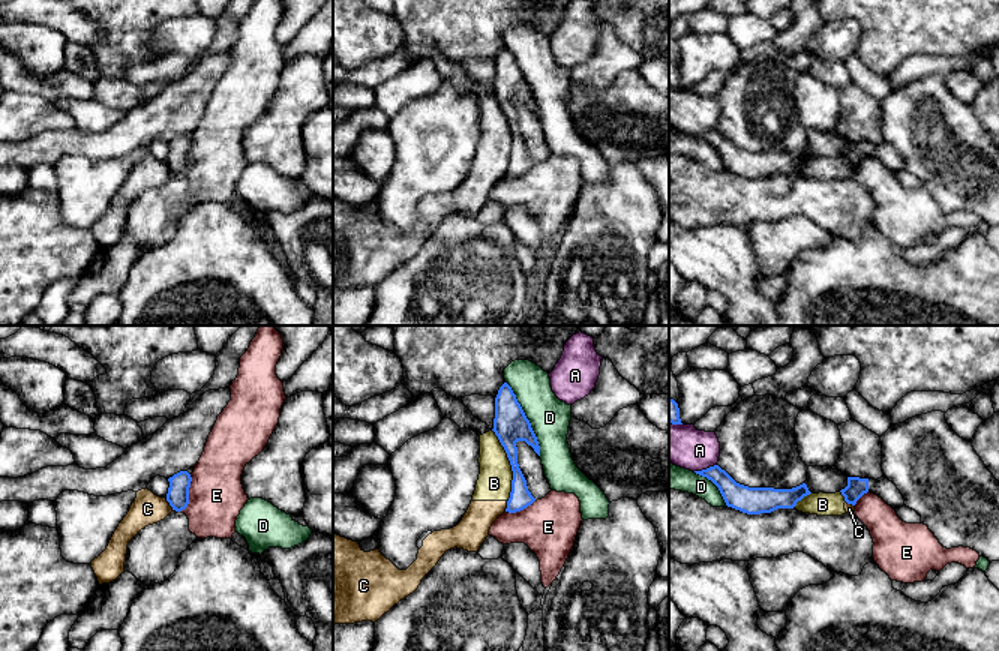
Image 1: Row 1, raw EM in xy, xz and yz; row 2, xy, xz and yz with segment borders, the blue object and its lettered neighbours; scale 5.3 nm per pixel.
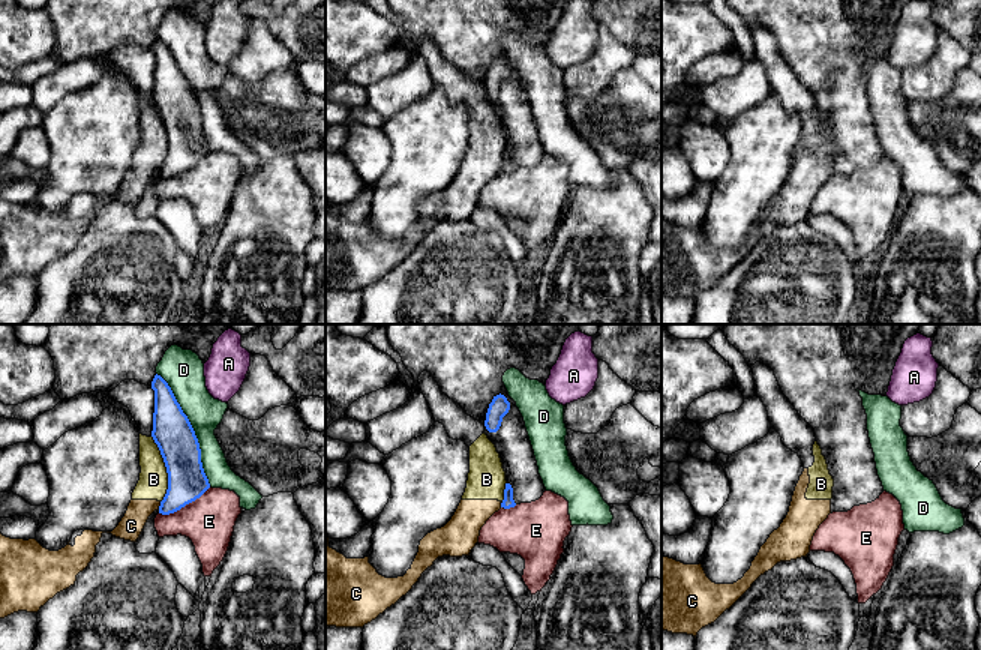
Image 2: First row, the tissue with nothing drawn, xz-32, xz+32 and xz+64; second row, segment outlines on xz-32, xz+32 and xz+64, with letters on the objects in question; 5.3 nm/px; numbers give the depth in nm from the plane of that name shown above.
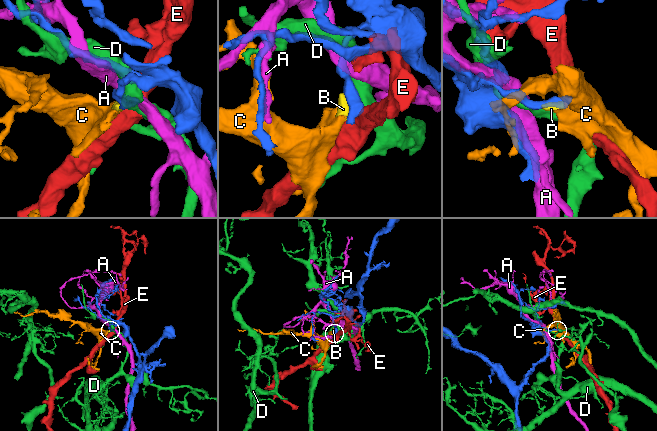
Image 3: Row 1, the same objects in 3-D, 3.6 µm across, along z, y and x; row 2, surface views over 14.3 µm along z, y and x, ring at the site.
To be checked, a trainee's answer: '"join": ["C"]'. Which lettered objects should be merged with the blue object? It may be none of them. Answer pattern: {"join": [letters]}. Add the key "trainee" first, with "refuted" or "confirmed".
{"trainee": "refuted", "join": []}

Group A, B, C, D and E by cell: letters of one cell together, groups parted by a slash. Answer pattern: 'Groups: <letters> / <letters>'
Groups: A / B C / D / E

